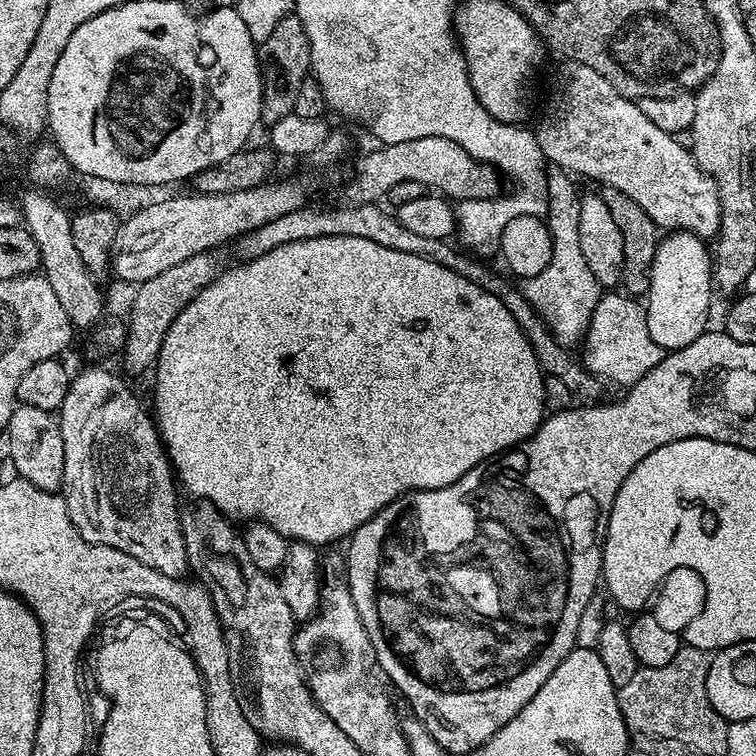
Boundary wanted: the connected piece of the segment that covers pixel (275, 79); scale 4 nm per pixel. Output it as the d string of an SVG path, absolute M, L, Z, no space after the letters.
M296 15L282 18L274 31L264 40L259 41L256 57L260 59L260 77L262 78L262 110L260 120L265 125L276 124L283 116L292 115L294 101L298 98L298 89L310 75L312 55L310 42L304 33L302 22Z

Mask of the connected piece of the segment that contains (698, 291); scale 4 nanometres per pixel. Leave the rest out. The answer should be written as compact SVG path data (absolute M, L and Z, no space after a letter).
M676 230L668 235L665 235L661 239L659 246L656 248L654 262L651 266L651 286L648 288L648 294L644 305L645 312L647 314L647 325L649 327L650 336L654 342L659 344L660 348L663 348L666 352L676 351L682 346L689 345L690 342L698 338L701 333L707 329L708 324L706 324L706 322L710 312L710 302L712 300L712 296L714 297L714 281L712 279L712 256L709 247L707 250L705 244L707 243L701 237L698 237L690 232Z

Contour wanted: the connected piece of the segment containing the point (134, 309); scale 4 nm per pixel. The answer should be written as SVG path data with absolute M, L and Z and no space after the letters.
M215 253L192 255L184 262L164 270L155 278L137 285L130 310L126 314L128 326L127 338L121 354L125 366L134 374L140 374L155 365L161 344L165 340L166 330L173 324L174 318L192 301L193 297L204 289L220 273L220 265Z

